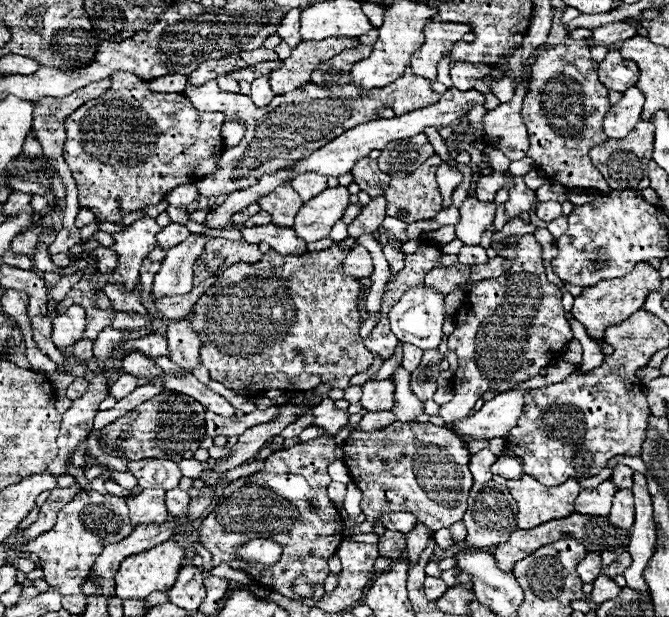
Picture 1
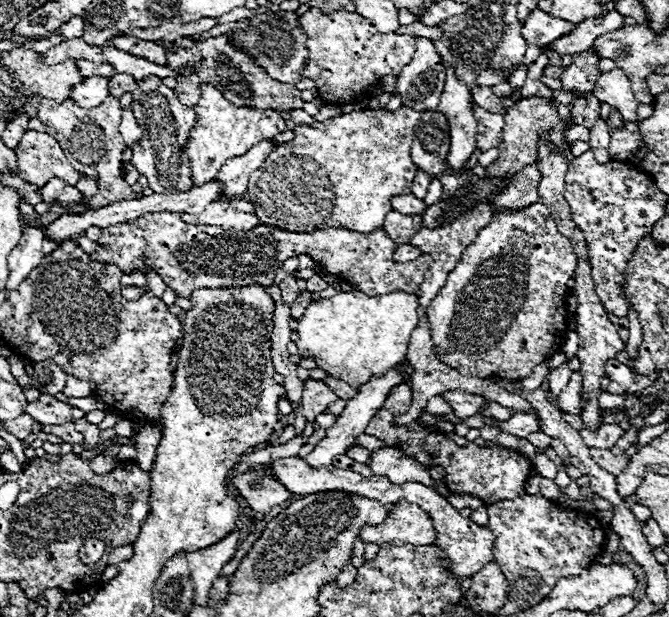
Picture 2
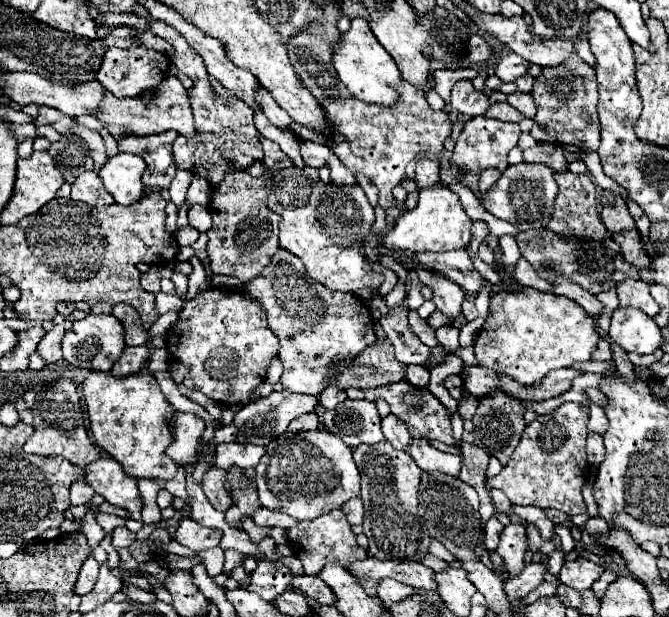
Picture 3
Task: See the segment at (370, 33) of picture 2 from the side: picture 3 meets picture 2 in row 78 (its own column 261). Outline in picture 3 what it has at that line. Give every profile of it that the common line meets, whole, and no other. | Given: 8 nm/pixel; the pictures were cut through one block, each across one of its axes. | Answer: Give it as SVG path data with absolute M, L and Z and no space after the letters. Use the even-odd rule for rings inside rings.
M210 288L206 292L200 292L194 300L186 300L182 310L178 312L178 320L174 322L170 334L166 334L166 344L170 358L190 368L190 372L182 380L186 388L198 390L214 402L244 406L256 400L251 396L251 392L266 380L270 360L280 350L278 336L270 330L260 306L256 306L254 300L248 300L242 292L234 292L228 288Z

